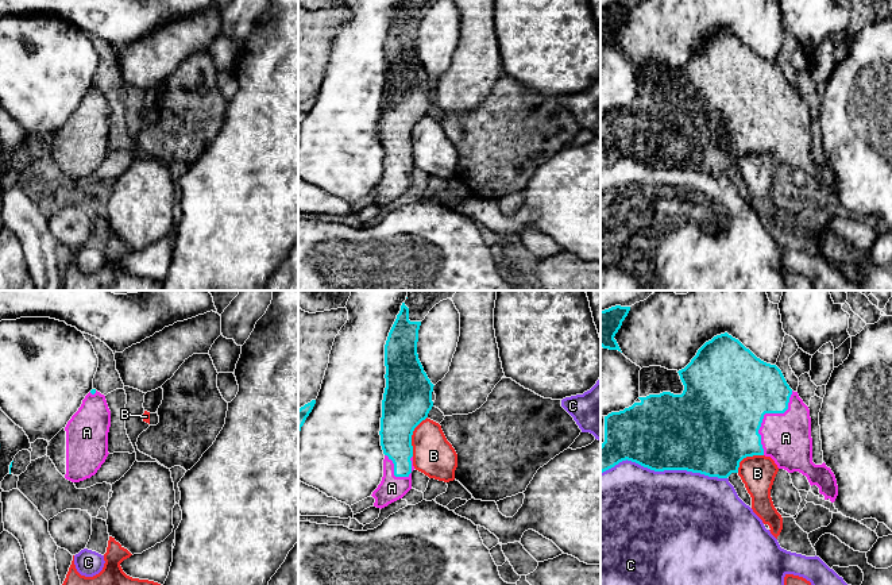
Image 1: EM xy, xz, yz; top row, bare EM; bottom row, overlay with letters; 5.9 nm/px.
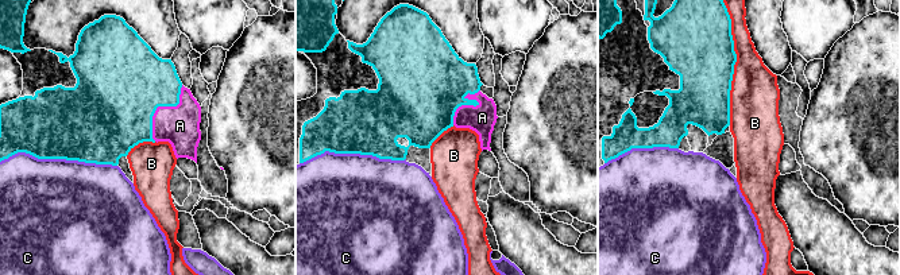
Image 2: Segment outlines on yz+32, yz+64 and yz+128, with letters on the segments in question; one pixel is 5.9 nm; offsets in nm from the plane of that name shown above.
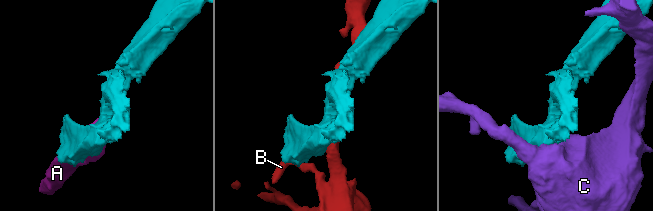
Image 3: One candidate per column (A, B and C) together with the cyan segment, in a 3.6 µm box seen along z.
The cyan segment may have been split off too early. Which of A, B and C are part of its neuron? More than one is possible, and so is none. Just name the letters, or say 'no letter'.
A

